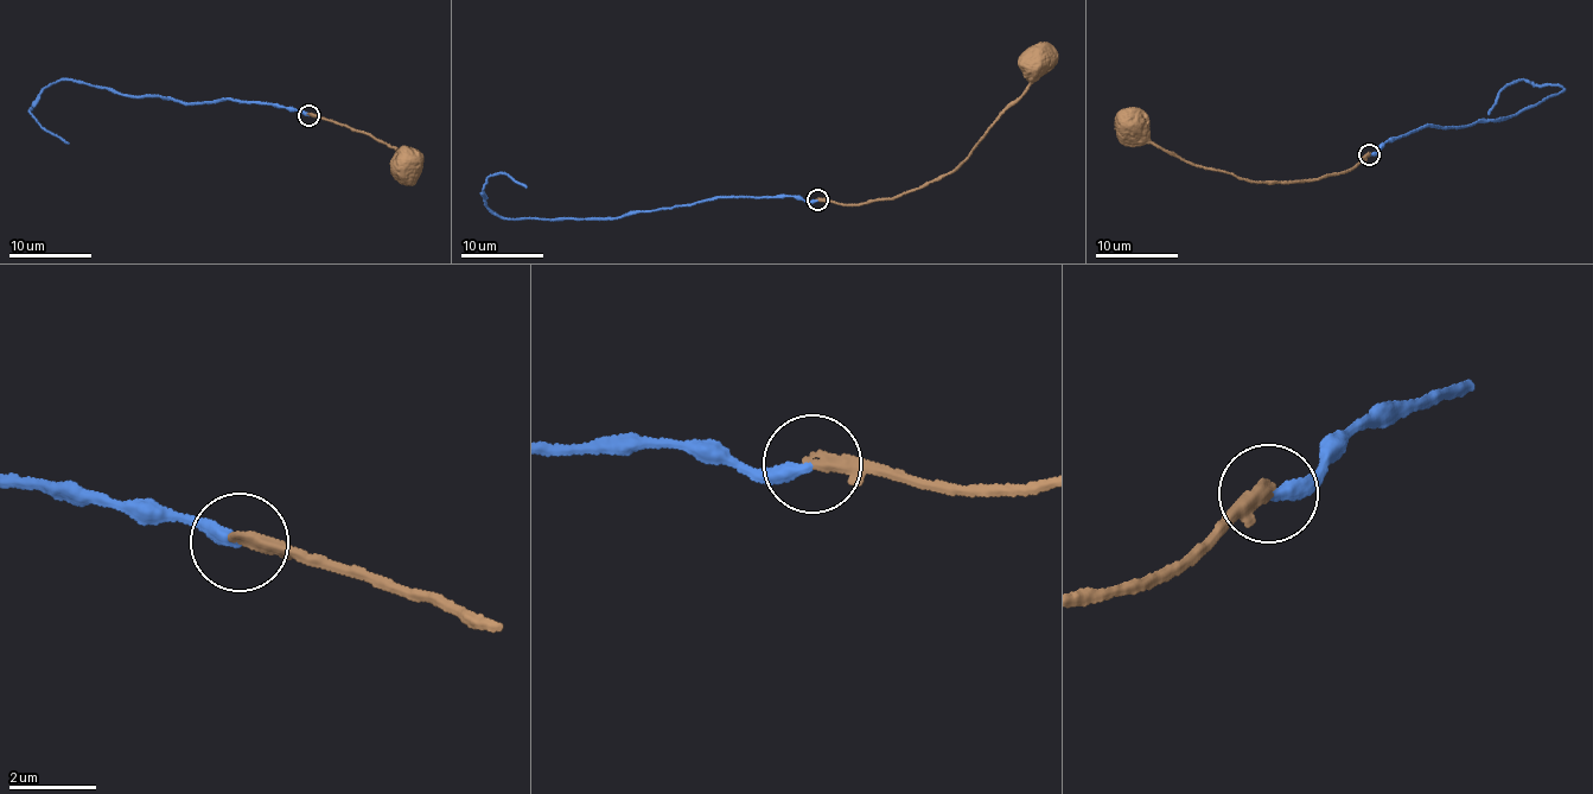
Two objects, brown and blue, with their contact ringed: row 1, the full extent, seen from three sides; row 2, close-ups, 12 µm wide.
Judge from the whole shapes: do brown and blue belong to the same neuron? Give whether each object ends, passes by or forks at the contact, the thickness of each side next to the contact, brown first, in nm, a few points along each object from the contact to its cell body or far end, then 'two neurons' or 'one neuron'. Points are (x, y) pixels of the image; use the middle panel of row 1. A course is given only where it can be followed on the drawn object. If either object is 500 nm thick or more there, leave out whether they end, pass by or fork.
brown ends; blue ends; calibres 320 and 300 nm; course brown (819, 199), (858, 207), (938, 180), (1026, 89), (1044, 67), (1043, 54), (1039, 58); course blue (819, 199), (721, 196), (615, 220), (502, 215), (486, 208), (488, 178), (504, 173), (527, 189); two neurons

